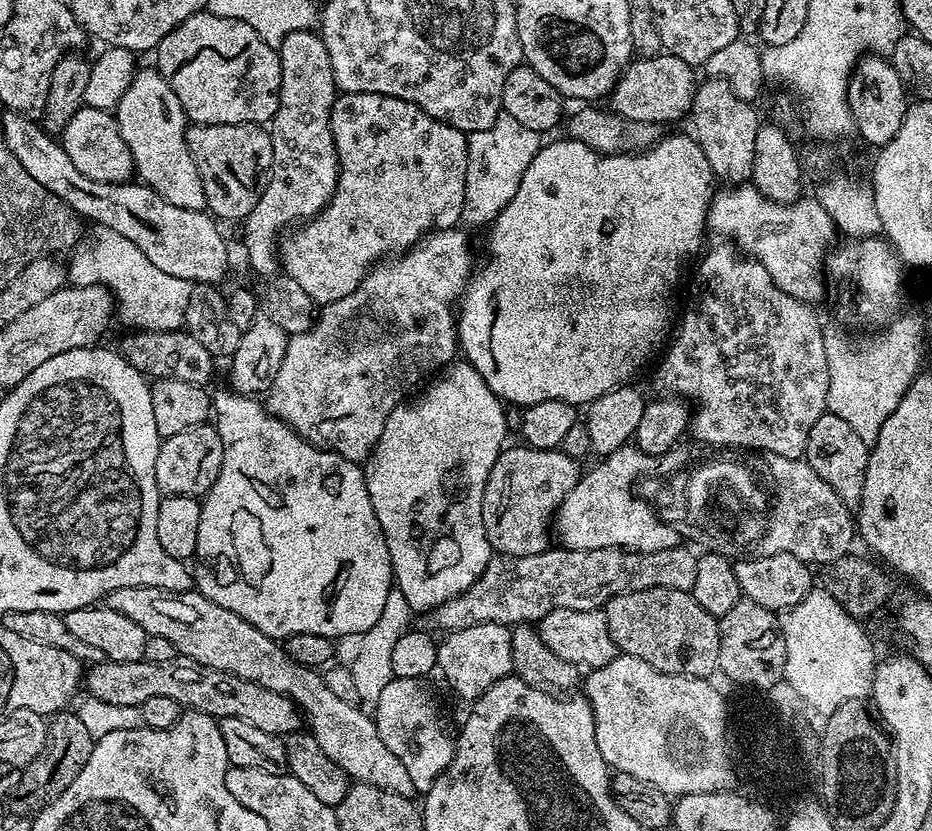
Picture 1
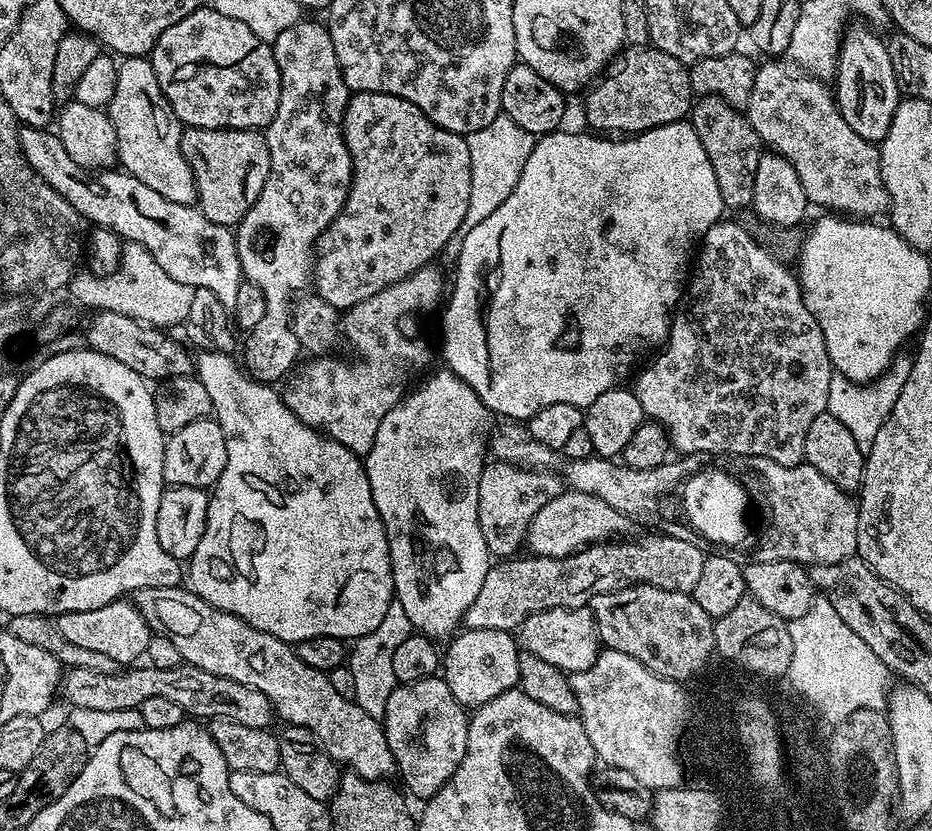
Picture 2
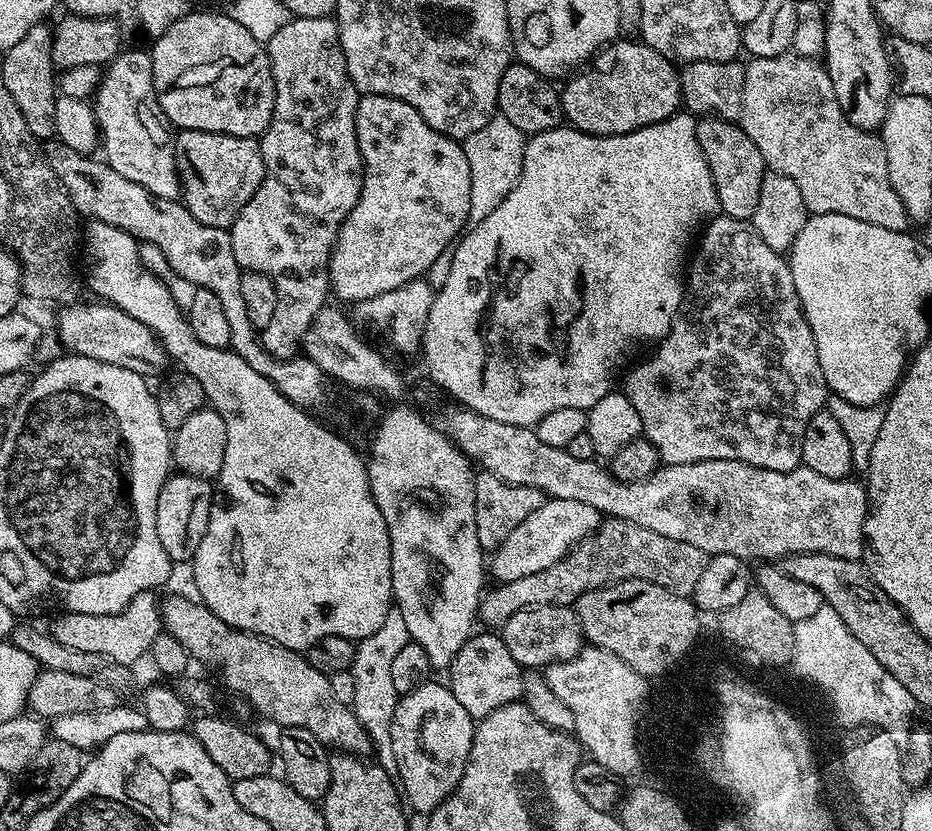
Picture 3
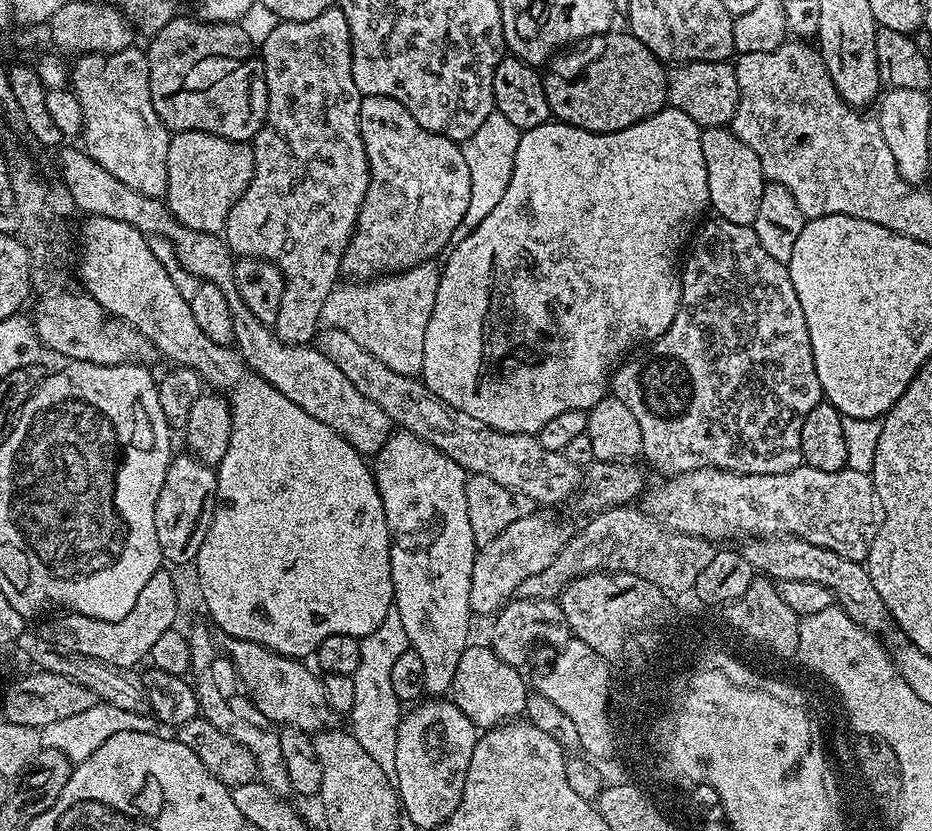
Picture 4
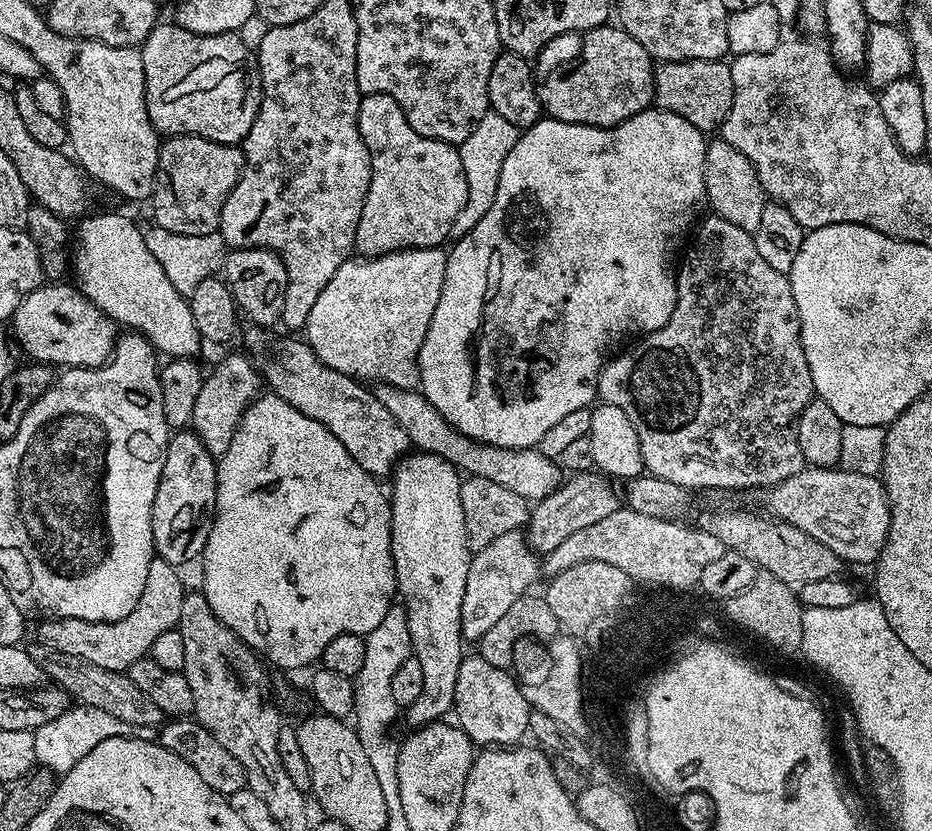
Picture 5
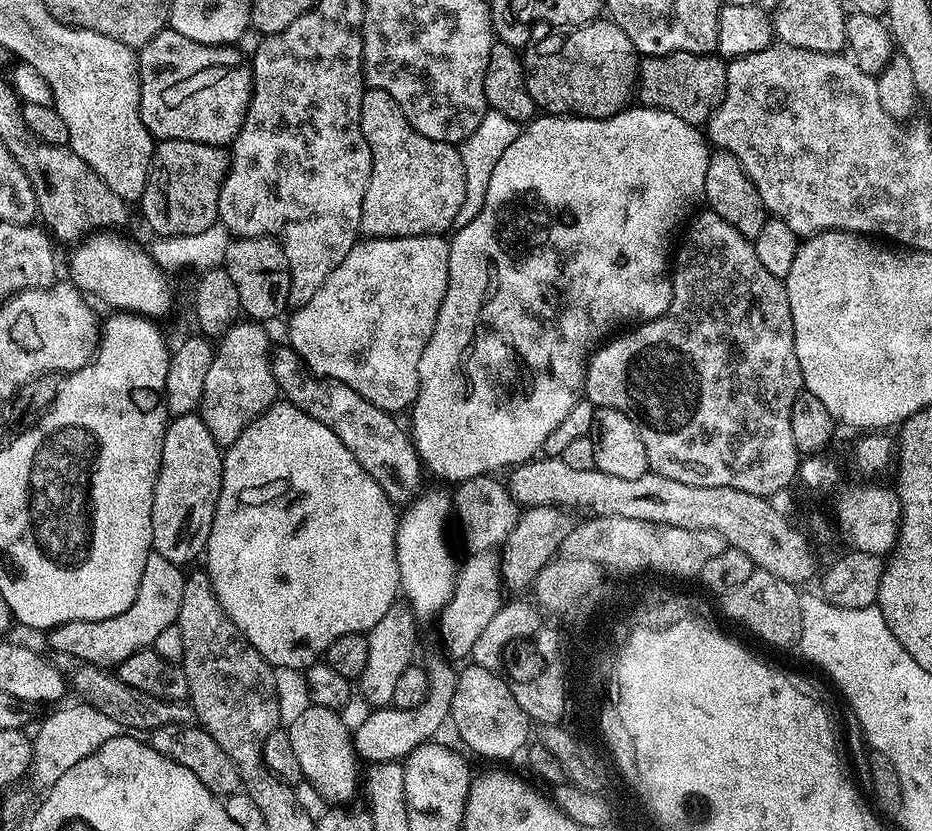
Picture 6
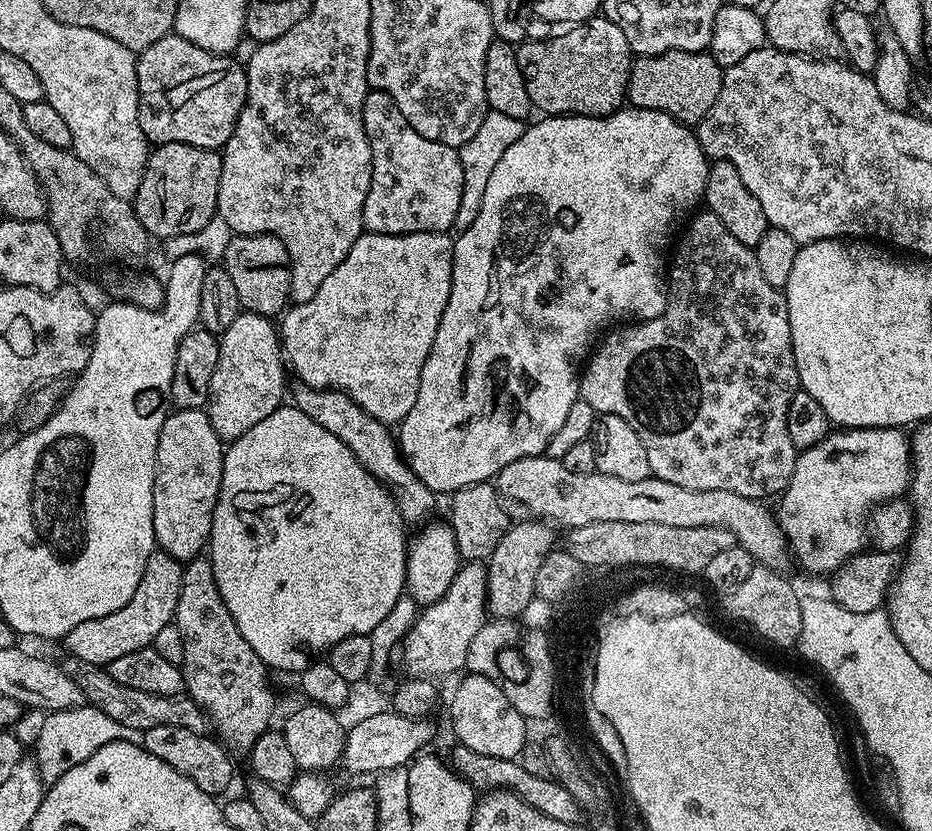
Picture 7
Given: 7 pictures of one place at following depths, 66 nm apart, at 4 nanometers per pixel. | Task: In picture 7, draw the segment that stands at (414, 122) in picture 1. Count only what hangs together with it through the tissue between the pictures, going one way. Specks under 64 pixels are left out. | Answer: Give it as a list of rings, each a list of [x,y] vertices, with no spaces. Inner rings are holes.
[[[368,91],[366,102],[362,102],[362,126],[366,130],[366,142],[370,142],[370,154],[372,155],[370,190],[366,194],[366,202],[364,203],[365,229],[369,232],[394,234],[395,236],[398,234],[414,234],[415,232],[448,232],[456,223],[458,202],[462,202],[462,162],[460,161],[459,151],[446,146],[442,142],[434,142],[430,138],[422,138],[422,134],[418,134],[418,130],[414,130],[414,126],[410,126],[410,122],[406,122],[406,118],[402,118],[402,110],[398,110],[394,98],[390,98],[390,94],[385,92]]]

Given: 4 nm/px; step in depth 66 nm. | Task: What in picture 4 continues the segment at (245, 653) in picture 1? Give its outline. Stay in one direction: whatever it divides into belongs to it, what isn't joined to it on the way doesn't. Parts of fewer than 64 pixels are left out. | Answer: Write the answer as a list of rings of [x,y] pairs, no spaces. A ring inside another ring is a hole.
[[[229,639],[227,643],[226,655],[236,667],[245,693],[273,724],[315,734],[325,731],[333,723],[334,713],[330,702],[326,702],[323,679],[311,667],[308,669],[304,665],[307,663],[278,654],[258,642]]]

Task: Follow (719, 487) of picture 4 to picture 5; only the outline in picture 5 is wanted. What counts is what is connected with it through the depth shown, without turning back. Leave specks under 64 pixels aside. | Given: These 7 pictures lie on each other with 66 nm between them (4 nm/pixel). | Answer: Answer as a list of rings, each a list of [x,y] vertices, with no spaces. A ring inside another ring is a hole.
[[[839,466],[835,468],[805,467],[803,472],[794,474],[782,482],[771,485],[767,489],[768,508],[777,520],[784,520],[787,524],[798,526],[798,530],[806,530],[810,538],[818,538],[822,546],[834,550],[841,561],[849,560],[852,564],[875,565],[890,530],[890,506],[888,495],[883,483],[876,476],[844,472]]]

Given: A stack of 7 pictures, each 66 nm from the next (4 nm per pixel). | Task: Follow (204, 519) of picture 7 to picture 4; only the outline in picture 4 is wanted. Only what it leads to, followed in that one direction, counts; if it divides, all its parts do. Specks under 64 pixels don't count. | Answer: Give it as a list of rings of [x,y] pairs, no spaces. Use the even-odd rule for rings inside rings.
[[[191,454],[173,455],[168,463],[166,478],[162,482],[162,490],[158,490],[158,502],[154,506],[154,530],[158,534],[160,555],[172,564],[191,565],[196,559],[198,550],[210,530],[212,515],[216,513],[216,468],[206,465]]]

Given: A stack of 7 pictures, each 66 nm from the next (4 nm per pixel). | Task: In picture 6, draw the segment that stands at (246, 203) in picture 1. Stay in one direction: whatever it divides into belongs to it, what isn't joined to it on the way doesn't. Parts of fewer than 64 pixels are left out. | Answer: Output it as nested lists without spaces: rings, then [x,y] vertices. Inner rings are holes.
[[[162,140],[155,145],[146,190],[138,201],[144,220],[156,236],[202,234],[218,220],[218,198],[228,173],[230,156],[223,147],[185,140]]]

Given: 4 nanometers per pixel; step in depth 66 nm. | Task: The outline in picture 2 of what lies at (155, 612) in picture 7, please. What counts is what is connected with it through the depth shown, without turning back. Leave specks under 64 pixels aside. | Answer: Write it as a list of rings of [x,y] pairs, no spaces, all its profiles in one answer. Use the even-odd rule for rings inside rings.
[[[128,598],[115,600],[106,606],[98,606],[98,610],[61,612],[55,617],[54,623],[62,638],[67,638],[71,643],[86,650],[95,650],[98,654],[114,658],[118,666],[135,665],[139,661],[136,659],[144,656],[146,646],[154,635],[153,629],[148,627],[146,618],[142,618],[135,603]]]

